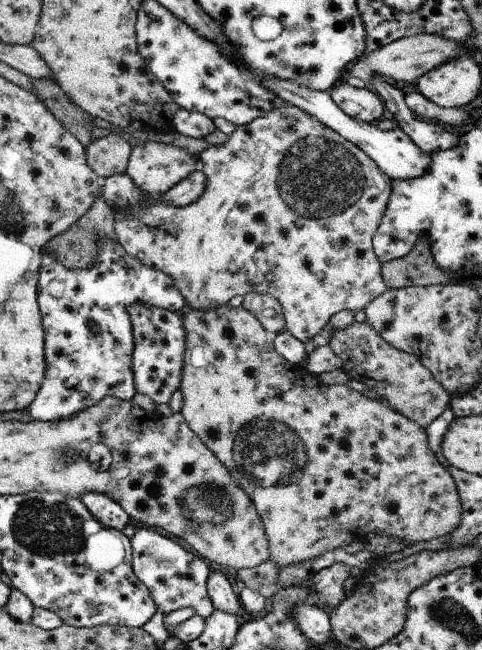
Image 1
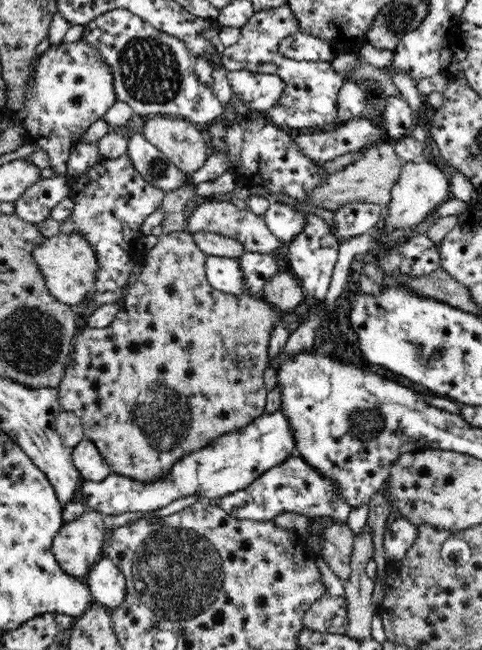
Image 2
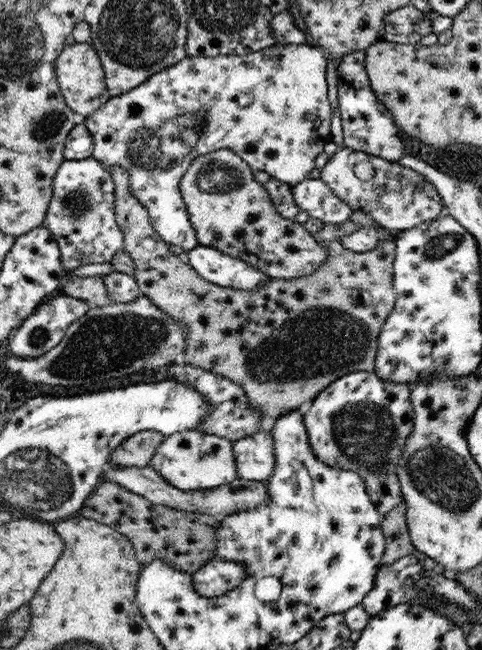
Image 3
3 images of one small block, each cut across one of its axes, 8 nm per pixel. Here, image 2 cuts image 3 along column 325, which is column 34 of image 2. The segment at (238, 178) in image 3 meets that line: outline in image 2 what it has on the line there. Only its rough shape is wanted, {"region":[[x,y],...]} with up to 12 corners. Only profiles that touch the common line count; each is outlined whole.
{"region":[[60,232],[32,256],[46,287],[77,306],[98,272],[85,234]]}

